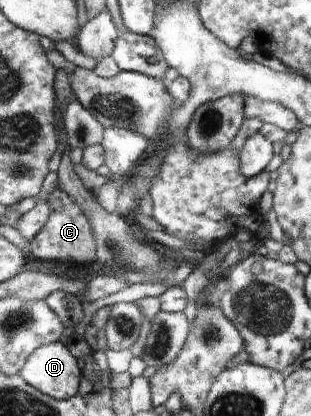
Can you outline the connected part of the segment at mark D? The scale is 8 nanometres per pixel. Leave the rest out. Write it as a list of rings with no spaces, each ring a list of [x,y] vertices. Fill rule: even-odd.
[[[59,341],[34,351],[23,366],[21,376],[31,387],[56,400],[73,397],[81,383],[75,355]]]

